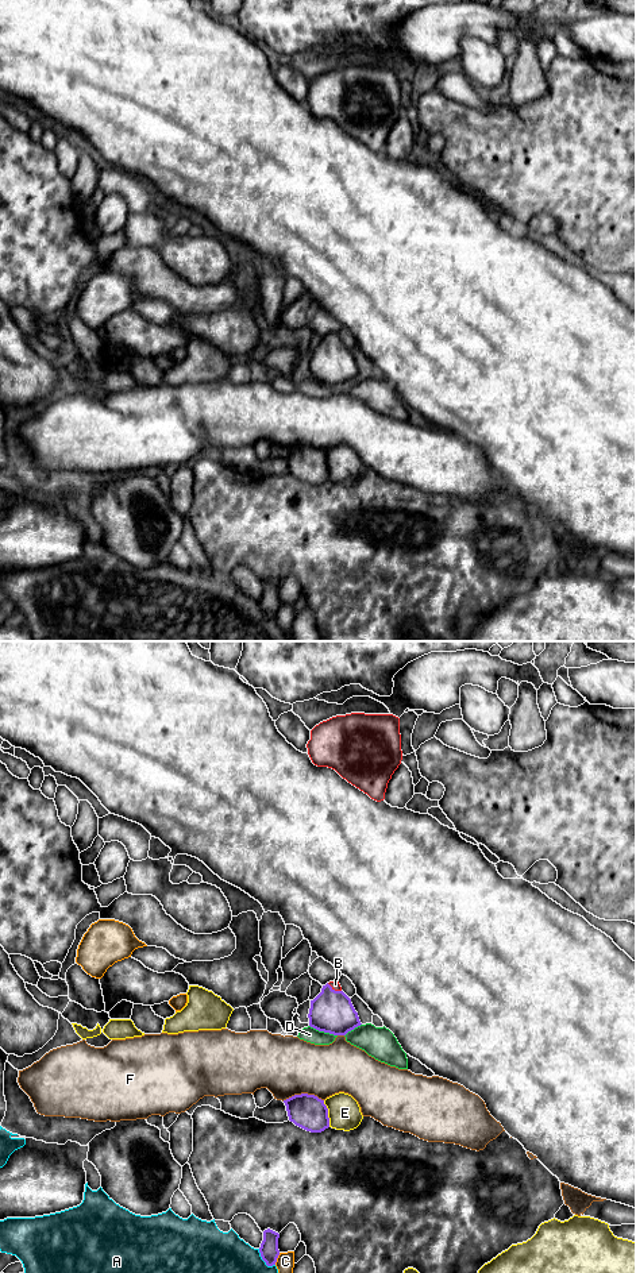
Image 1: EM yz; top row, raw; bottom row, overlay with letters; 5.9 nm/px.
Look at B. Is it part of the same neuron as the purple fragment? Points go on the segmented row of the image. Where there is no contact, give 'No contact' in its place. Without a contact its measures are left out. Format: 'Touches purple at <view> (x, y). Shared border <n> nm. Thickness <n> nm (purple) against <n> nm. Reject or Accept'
Touches purple at yz (334, 990). Shared border 100 nm. Thickness 260 nm (purple) against 50 nm. Accept

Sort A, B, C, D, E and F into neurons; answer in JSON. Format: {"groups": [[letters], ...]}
{"groups": [["A"], ["B"], ["C"], ["D"], ["E"], ["F"]]}

